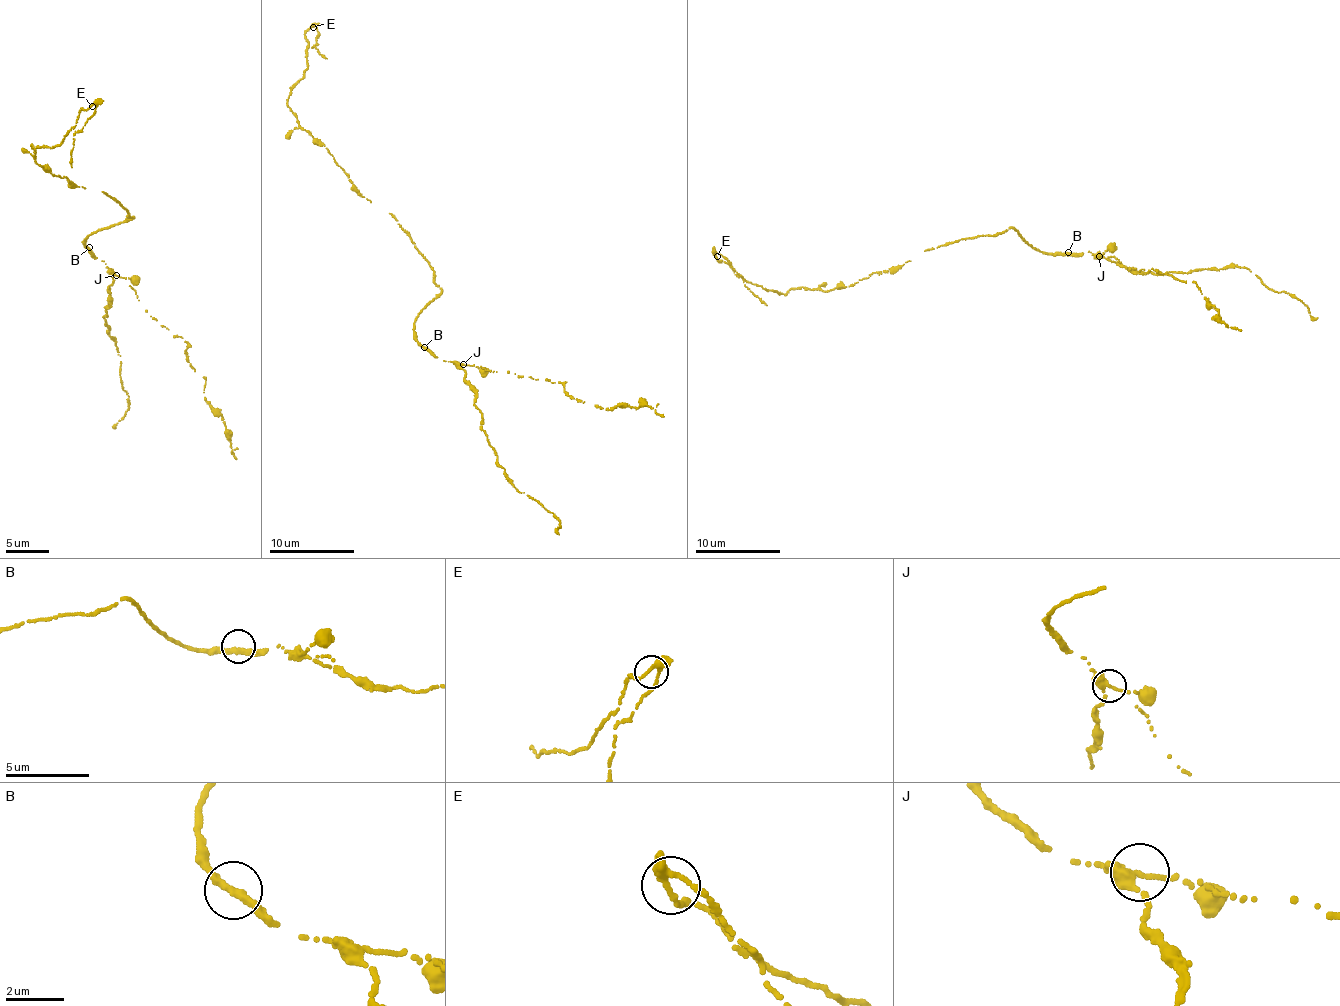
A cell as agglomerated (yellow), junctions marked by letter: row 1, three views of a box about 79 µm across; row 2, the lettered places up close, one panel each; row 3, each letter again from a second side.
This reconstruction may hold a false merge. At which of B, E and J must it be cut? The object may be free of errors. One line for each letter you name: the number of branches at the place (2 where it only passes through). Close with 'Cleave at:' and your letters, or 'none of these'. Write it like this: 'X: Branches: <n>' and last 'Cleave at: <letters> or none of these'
J: Branches: 3
Cleave at: J

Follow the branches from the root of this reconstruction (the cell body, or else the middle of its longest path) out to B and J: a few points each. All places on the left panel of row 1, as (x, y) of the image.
B: (121, 223), (92, 232), (82, 242), (89, 247)
J: (121, 223), (92, 232), (82, 242), (116, 275)

